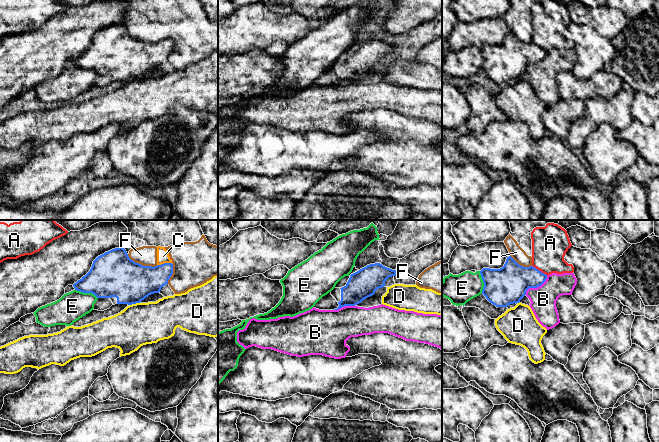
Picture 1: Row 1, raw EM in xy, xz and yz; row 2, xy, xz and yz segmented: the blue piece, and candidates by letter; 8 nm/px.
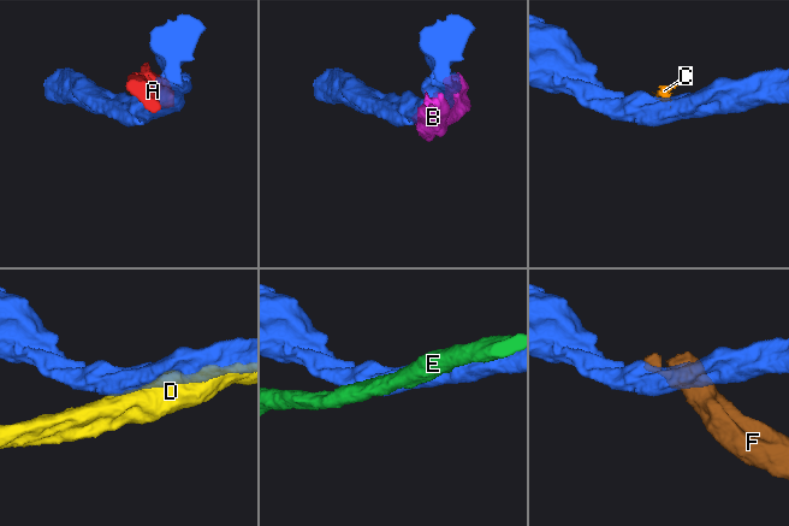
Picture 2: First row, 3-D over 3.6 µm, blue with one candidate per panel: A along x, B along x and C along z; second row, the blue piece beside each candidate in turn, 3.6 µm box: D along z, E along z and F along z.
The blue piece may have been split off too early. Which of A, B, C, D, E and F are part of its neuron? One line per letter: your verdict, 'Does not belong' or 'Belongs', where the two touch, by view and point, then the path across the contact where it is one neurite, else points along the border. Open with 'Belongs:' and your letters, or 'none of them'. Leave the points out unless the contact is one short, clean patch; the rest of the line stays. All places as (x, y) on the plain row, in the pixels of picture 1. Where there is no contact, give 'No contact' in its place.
Belongs: none of them
A: Does not belong. Touches blue at yz (540, 47)
B: Does not belong. Touches blue at yz (536, 63)
C: Does not belong. Touches blue at xy (164, 39). Boundary: xy (172, 39), (157, 41)
D: Does not belong. Touches blue at xy (134, 79)
E: Does not belong. Touches blue at xy (86, 68)
F: Does not belong. Touches blue at xy (142, 41)

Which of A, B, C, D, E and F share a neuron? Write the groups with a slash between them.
A / B / C F / D / E

